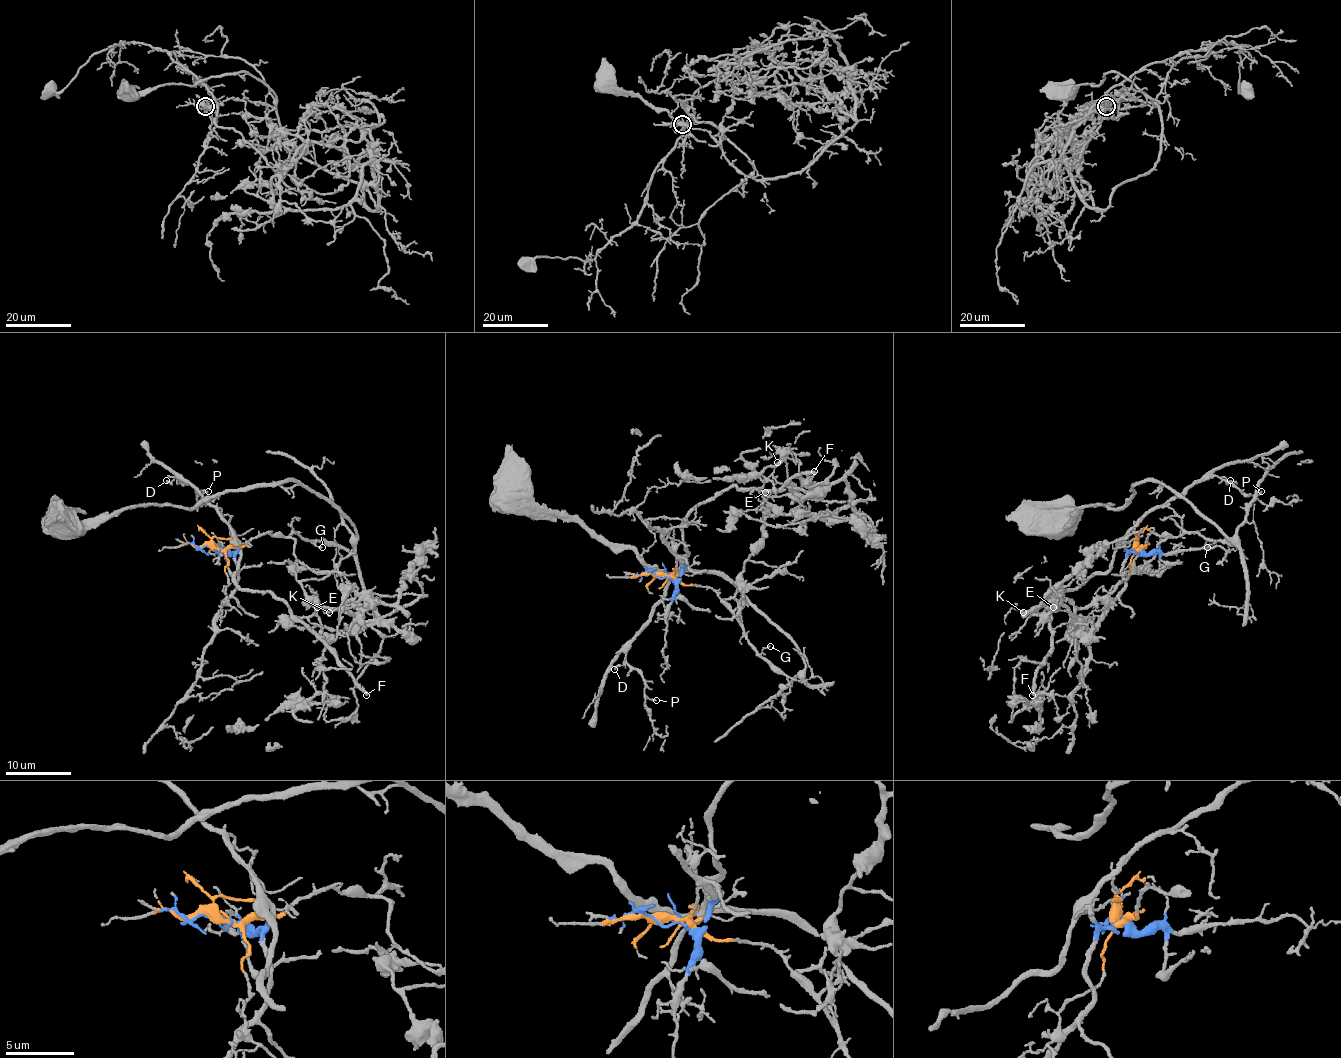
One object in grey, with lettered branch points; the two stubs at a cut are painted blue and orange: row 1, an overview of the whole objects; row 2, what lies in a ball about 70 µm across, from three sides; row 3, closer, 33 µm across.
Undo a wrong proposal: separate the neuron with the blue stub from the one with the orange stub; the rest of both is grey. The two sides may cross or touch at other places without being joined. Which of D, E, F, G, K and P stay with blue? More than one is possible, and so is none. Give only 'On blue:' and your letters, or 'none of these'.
On blue: D, F, P

